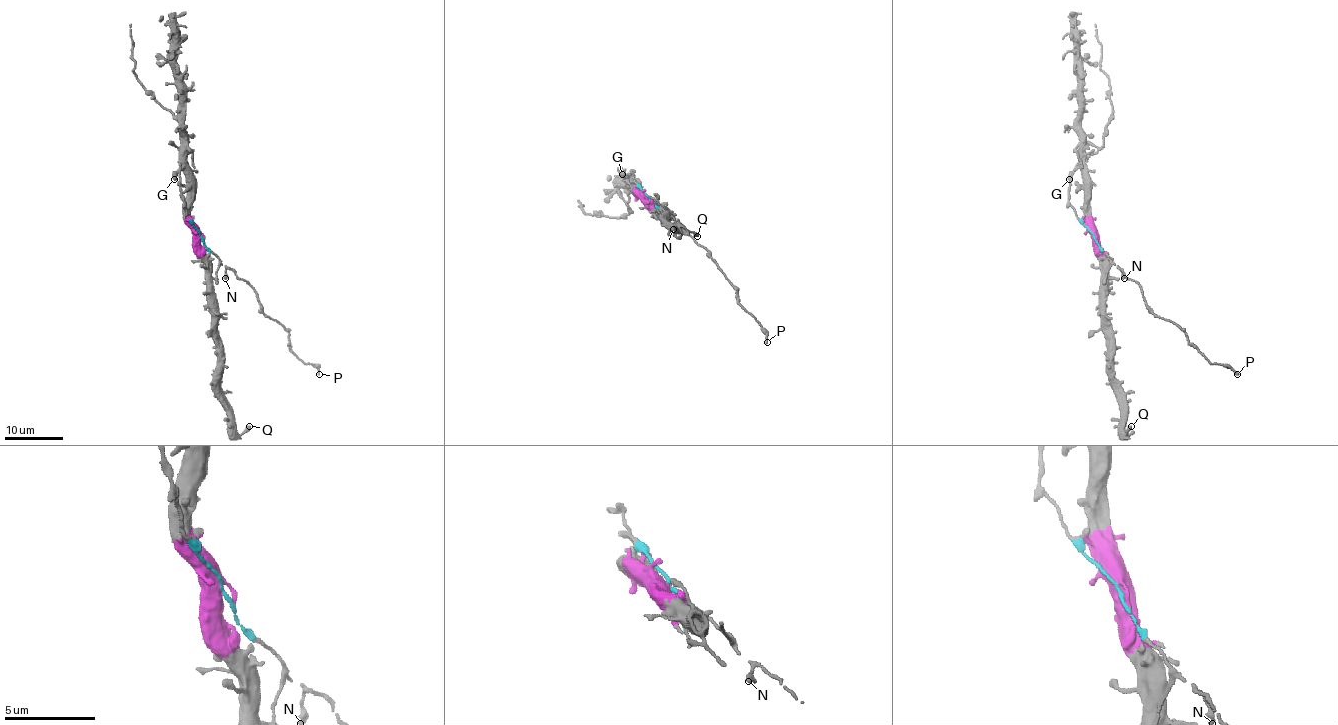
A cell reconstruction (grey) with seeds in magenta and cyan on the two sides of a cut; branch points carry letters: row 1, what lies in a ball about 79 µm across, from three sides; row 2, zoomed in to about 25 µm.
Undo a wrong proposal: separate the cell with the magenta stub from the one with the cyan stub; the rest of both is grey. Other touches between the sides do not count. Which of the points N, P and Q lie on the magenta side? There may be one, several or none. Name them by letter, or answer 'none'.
Q

